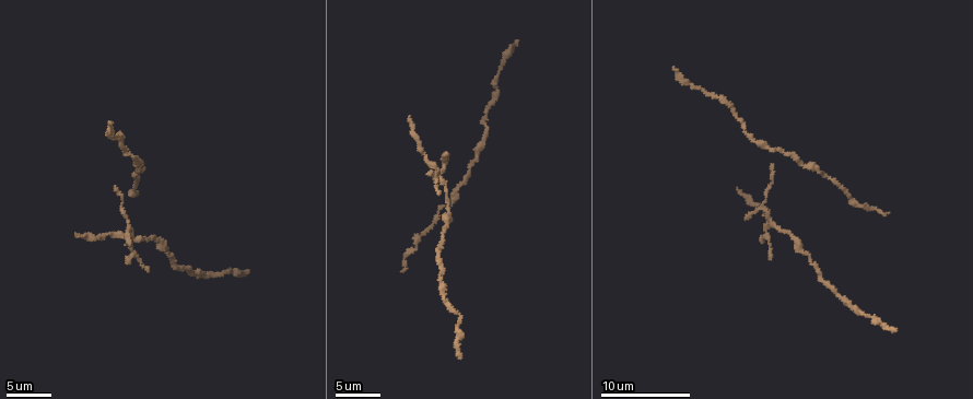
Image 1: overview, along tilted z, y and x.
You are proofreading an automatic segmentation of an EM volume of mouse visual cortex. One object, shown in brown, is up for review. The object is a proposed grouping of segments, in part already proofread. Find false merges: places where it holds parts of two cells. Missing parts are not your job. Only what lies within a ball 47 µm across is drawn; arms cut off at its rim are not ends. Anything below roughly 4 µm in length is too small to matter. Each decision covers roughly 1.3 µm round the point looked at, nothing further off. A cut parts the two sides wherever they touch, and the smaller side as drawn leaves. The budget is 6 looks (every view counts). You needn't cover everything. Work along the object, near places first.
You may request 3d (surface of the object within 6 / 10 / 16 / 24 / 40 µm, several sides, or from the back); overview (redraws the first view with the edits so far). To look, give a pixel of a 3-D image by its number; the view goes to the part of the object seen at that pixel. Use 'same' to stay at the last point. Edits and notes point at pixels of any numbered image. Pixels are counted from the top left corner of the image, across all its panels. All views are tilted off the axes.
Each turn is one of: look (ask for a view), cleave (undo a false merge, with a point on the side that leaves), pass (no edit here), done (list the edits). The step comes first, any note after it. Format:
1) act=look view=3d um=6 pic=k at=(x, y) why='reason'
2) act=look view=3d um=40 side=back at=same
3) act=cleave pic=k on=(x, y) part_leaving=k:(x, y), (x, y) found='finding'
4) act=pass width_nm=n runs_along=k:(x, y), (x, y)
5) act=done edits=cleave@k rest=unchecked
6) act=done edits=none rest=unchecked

act=look view=3d um=6 pic=1 at=(818, 168) why='calibre changes'

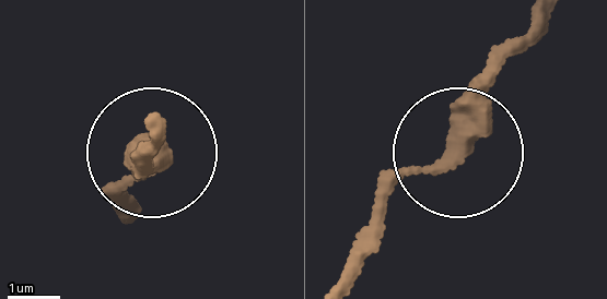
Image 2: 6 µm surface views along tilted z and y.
act=pass found='one cell here'

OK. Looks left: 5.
act=look view=3d um=6 pic=1 at=(764, 210) why='four or more arms meet'

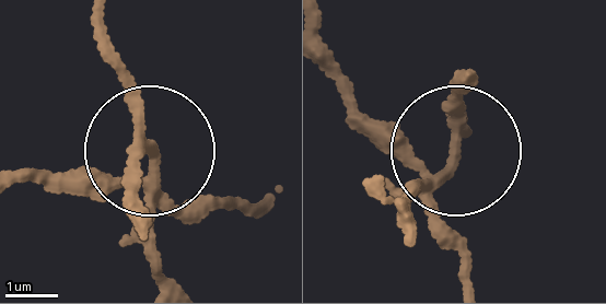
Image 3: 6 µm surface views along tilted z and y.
act=cleave pic=3 on=(129, 153) part_leaving=3:(151, 184), (106, 27) found='a second cell is stuck on'

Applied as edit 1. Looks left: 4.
act=look view=overview

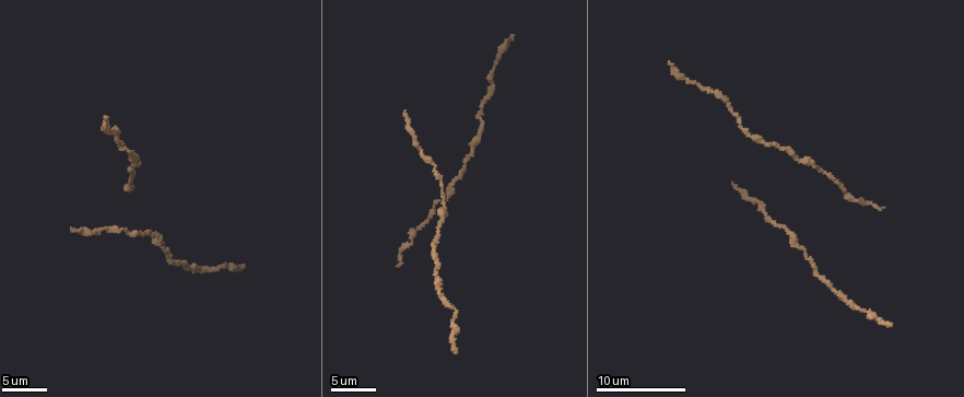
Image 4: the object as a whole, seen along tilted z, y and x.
act=look view=3d um=16 pic=4 at=(472, 153) why='sudden change in width'

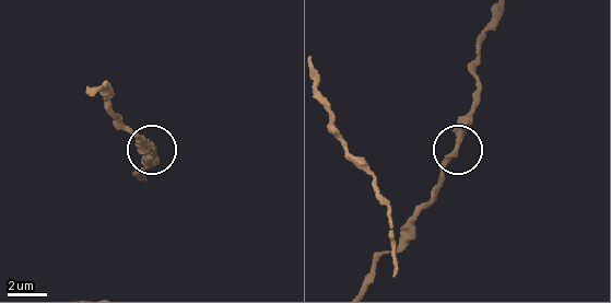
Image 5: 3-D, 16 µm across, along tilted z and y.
act=pass found='continuous, no second cell'

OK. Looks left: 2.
act=done edits=cleave@3 rest=unchecked

